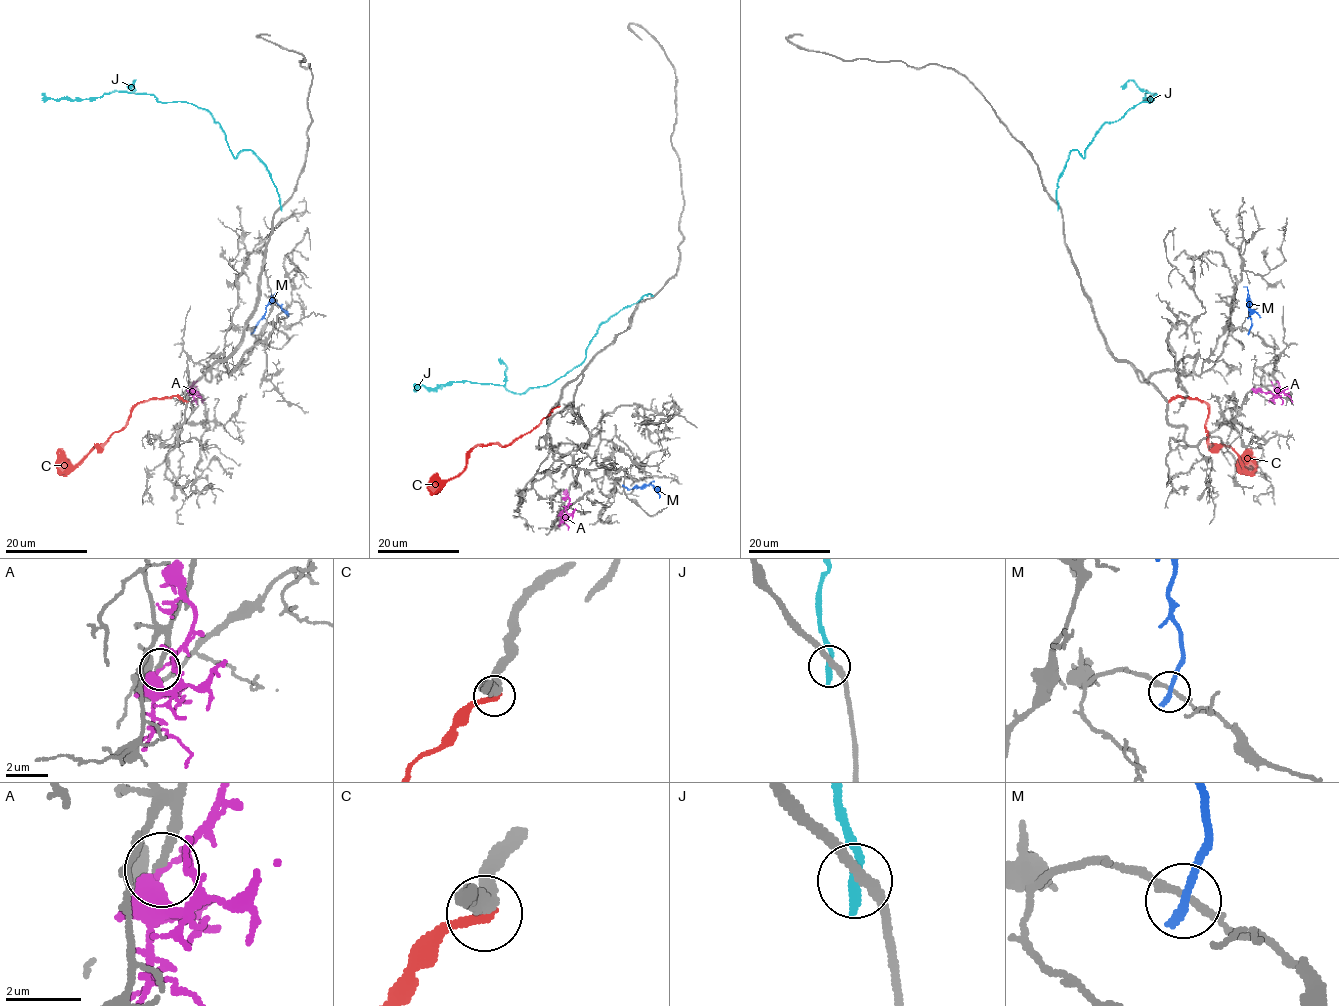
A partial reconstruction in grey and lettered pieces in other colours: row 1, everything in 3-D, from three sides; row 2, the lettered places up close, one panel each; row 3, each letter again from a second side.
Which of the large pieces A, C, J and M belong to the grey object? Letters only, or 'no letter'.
no letter

